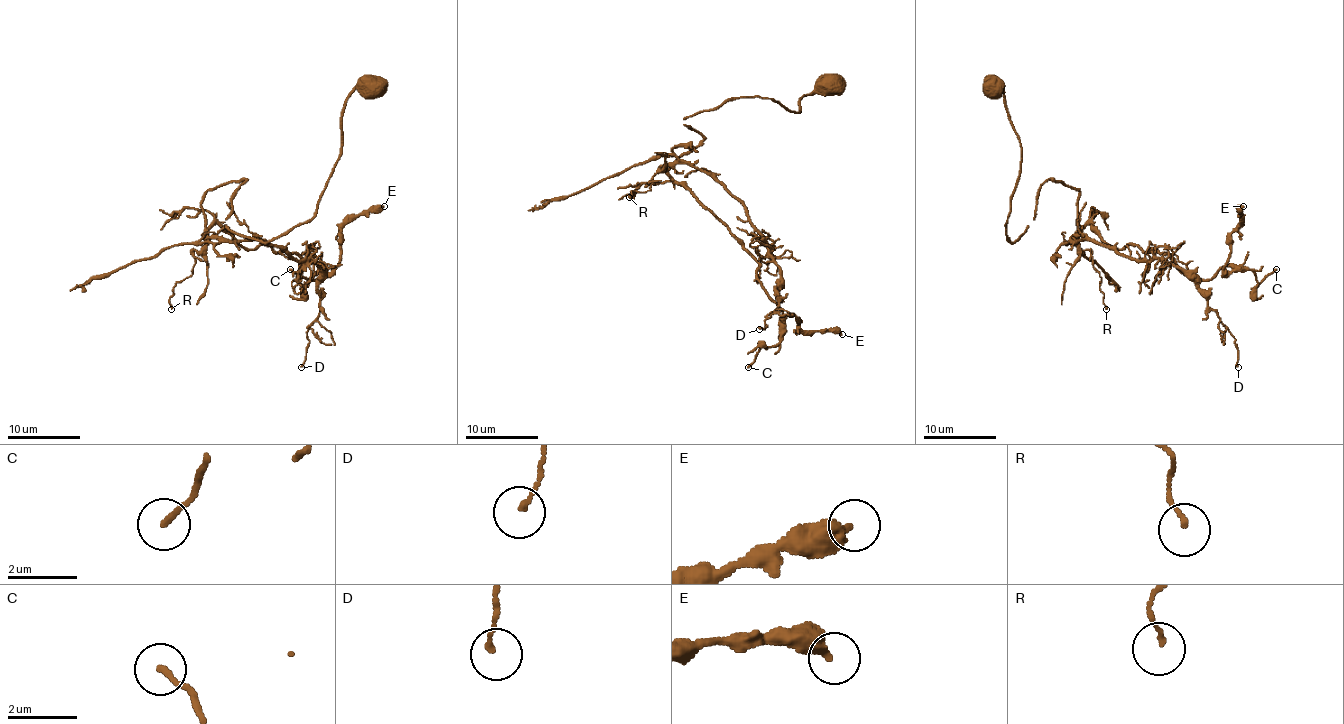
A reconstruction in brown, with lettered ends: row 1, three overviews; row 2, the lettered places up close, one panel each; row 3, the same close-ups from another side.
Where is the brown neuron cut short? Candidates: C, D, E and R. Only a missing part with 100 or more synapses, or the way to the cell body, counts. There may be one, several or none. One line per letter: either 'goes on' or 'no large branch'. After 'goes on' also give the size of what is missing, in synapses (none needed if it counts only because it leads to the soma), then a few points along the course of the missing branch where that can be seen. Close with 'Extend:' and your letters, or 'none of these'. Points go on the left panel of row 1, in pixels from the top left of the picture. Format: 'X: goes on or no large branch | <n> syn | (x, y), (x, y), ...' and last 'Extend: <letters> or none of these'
C: no large branch
D: no large branch
E: no large branch
R: no large branch
Extend: none of these

